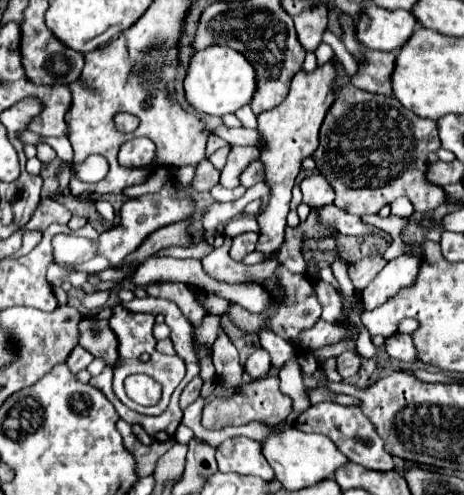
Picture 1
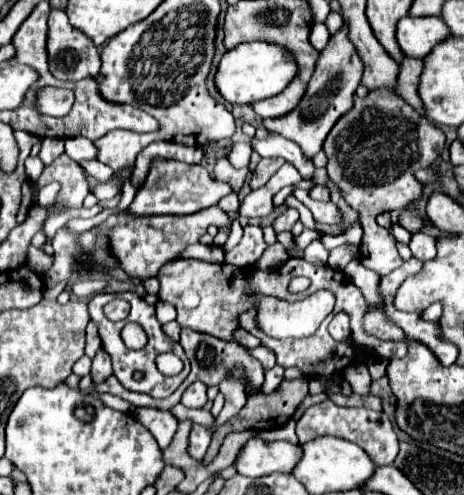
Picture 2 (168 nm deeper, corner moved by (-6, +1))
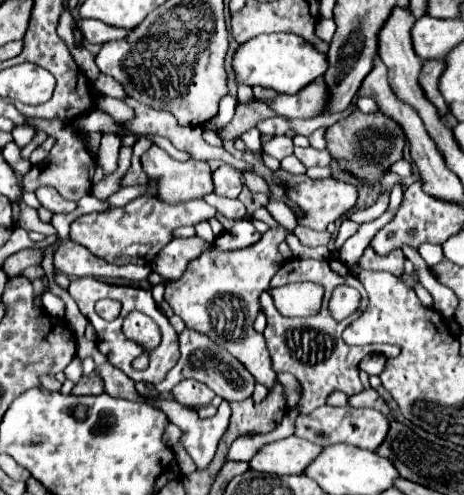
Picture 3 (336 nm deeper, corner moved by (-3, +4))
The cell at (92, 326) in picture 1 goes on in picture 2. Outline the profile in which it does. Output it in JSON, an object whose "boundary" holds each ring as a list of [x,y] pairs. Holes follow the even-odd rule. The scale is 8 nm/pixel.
{"boundary":[[[103,348],[97,352],[97,356],[93,358],[93,368],[91,368],[91,380],[93,384],[101,384],[107,376],[113,374],[111,368],[111,358],[103,352]]]}

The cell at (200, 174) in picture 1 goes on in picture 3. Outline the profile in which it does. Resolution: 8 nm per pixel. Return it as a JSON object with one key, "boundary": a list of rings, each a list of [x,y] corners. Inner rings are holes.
{"boundary":[[[220,165],[214,173],[214,193],[224,197],[238,197],[242,191],[242,173],[230,165]]]}

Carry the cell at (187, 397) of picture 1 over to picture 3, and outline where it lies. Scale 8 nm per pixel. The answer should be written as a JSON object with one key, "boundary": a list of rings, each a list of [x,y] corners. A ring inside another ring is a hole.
{"boundary":[[[184,379],[172,389],[172,395],[176,397],[178,403],[192,405],[192,407],[198,409],[198,407],[204,407],[204,405],[210,405],[214,391],[210,387],[206,387],[204,383],[196,381],[196,379]]]}

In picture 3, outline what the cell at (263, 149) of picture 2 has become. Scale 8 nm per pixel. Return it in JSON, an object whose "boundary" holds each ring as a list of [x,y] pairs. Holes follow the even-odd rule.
{"boundary":[[[294,147],[294,155],[306,165],[306,167],[326,167],[330,163],[330,153],[324,149],[324,151],[316,151],[312,147]]]}

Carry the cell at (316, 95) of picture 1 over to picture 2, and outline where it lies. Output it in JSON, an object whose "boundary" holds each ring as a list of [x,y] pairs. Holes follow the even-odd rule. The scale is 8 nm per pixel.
{"boundary":[[[343,24],[339,28],[339,32],[331,36],[327,48],[321,52],[321,56],[317,60],[315,76],[311,78],[309,90],[305,92],[299,108],[295,108],[295,112],[289,112],[287,116],[281,116],[275,120],[263,120],[263,126],[271,132],[277,132],[277,134],[297,142],[303,148],[305,156],[313,158],[321,150],[323,140],[329,134],[329,130],[333,128],[333,124],[351,110],[355,90],[361,84],[361,76],[363,76],[363,62],[357,54],[357,48],[353,46],[353,42],[347,36],[347,24]]]}

